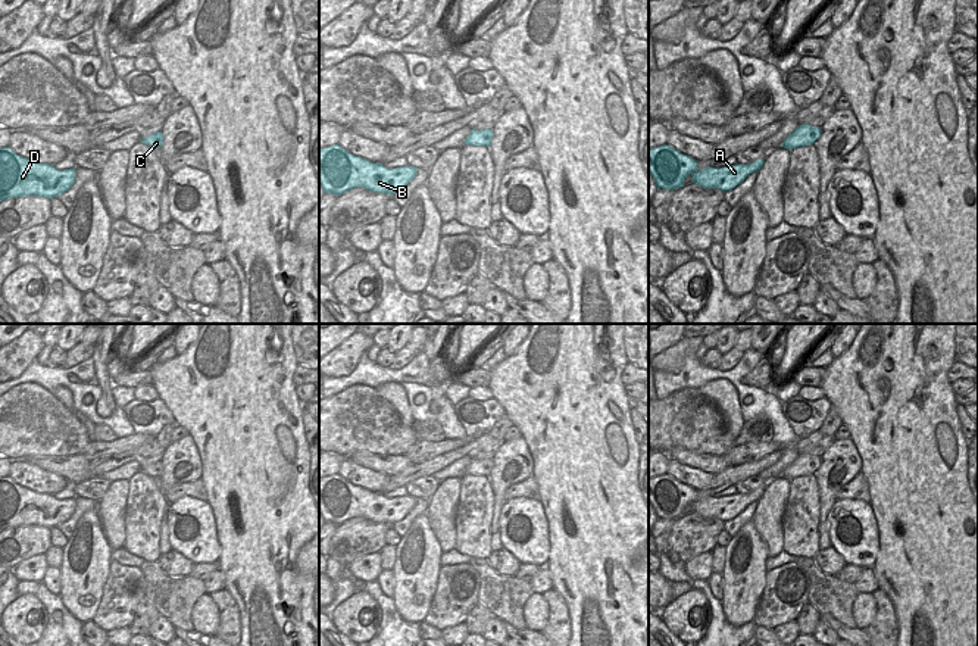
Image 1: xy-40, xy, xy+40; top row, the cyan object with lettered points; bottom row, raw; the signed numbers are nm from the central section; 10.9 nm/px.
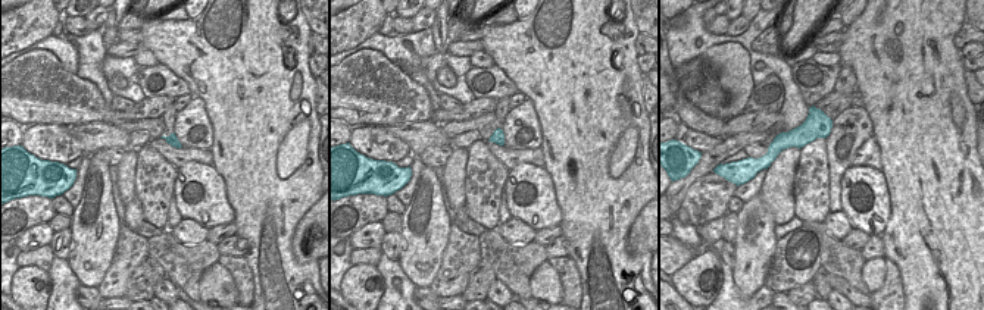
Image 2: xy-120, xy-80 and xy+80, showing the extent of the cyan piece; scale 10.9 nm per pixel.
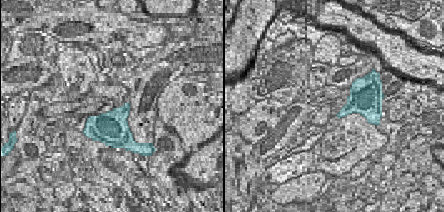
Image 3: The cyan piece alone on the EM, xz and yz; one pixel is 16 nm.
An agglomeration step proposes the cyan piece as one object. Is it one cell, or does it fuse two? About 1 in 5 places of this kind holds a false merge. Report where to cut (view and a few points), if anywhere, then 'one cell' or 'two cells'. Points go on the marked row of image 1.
cut none; one cell

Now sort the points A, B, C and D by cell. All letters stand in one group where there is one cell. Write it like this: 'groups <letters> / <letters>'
groups A B C D

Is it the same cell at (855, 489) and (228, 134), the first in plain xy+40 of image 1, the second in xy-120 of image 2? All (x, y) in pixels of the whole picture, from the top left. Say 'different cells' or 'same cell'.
different cells

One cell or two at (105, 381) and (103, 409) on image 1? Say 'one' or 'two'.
one

